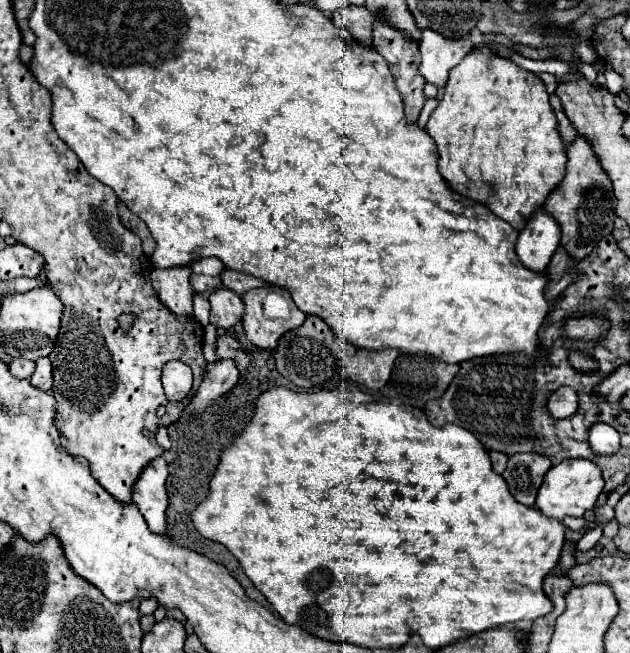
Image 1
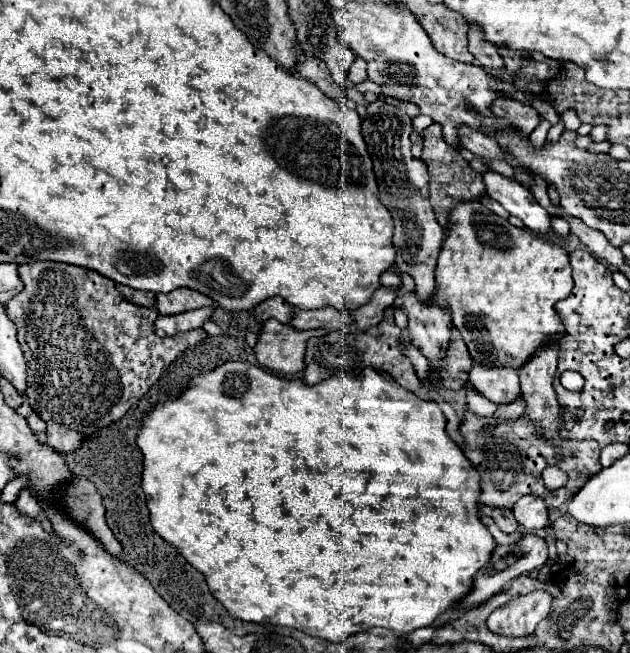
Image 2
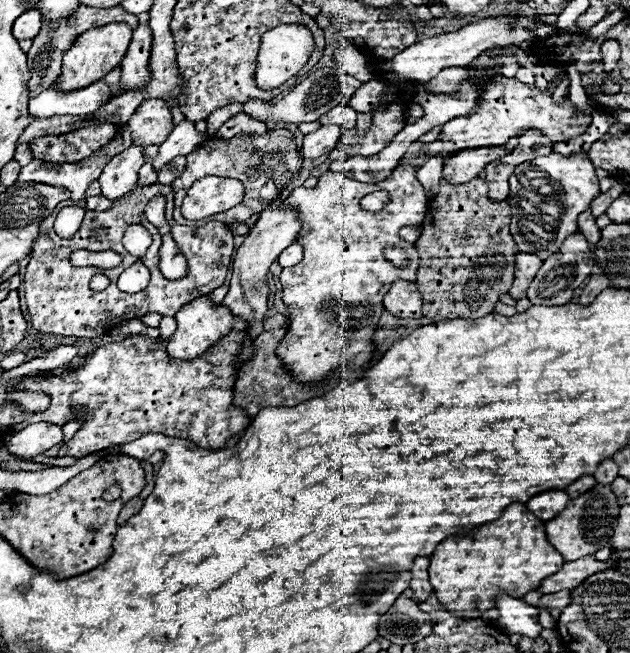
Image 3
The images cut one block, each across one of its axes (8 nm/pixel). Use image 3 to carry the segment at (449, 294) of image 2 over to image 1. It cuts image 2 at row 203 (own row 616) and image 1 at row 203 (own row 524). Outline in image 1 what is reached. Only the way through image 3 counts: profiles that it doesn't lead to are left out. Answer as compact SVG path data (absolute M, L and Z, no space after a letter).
M486 46L478 48L476 52L468 54L456 68L450 70L450 80L446 84L444 96L440 100L440 104L434 108L434 112L430 114L430 120L426 124L426 132L434 138L436 146L438 146L438 166L440 166L440 174L444 176L444 180L450 184L450 188L462 196L472 196L472 200L484 204L486 208L490 208L496 216L500 216L502 220L506 220L508 224L512 224L512 228L516 228L518 232L524 230L524 224L530 220L530 216L544 206L548 194L560 184L560 180L564 178L564 166L566 166L566 152L564 152L564 144L562 138L556 130L556 116L554 110L548 102L548 92L544 88L544 84L538 80L536 74L526 72L522 68L518 68L514 62L504 60L496 54L492 54Z

